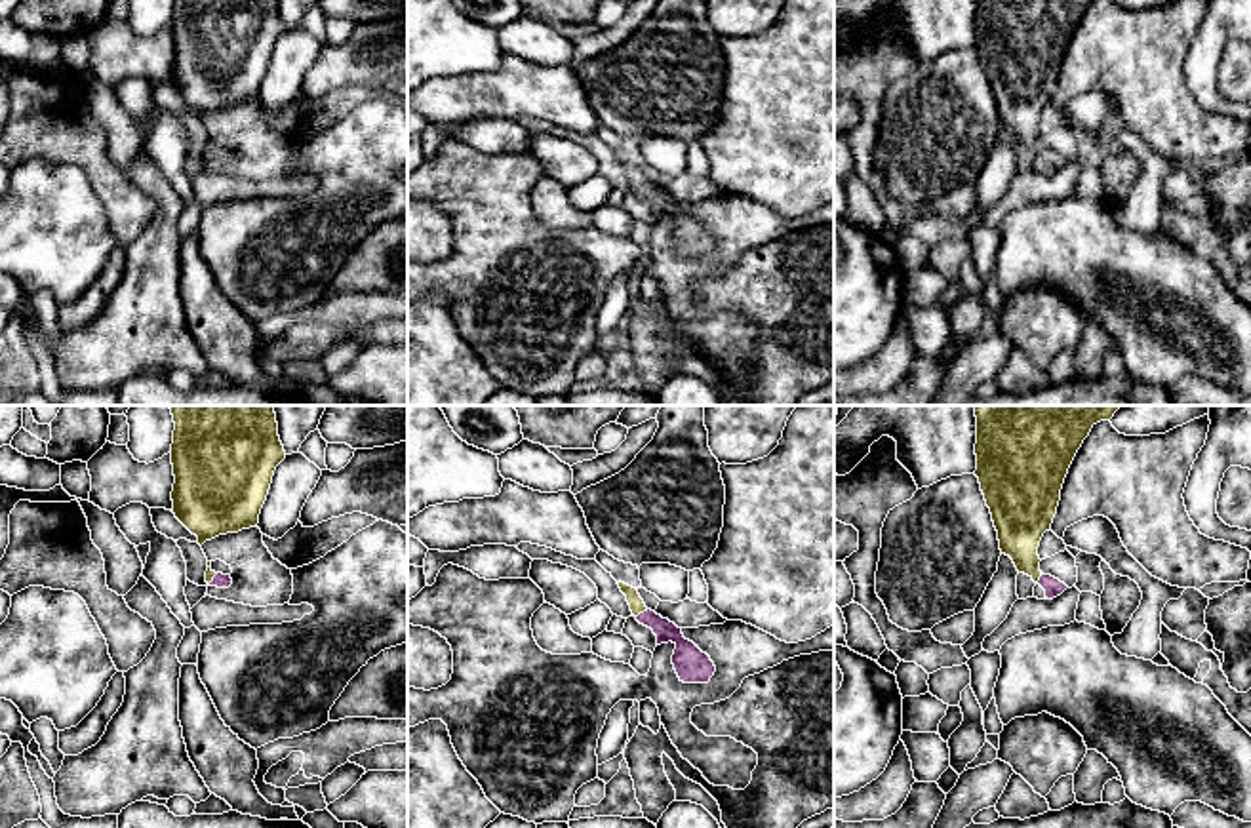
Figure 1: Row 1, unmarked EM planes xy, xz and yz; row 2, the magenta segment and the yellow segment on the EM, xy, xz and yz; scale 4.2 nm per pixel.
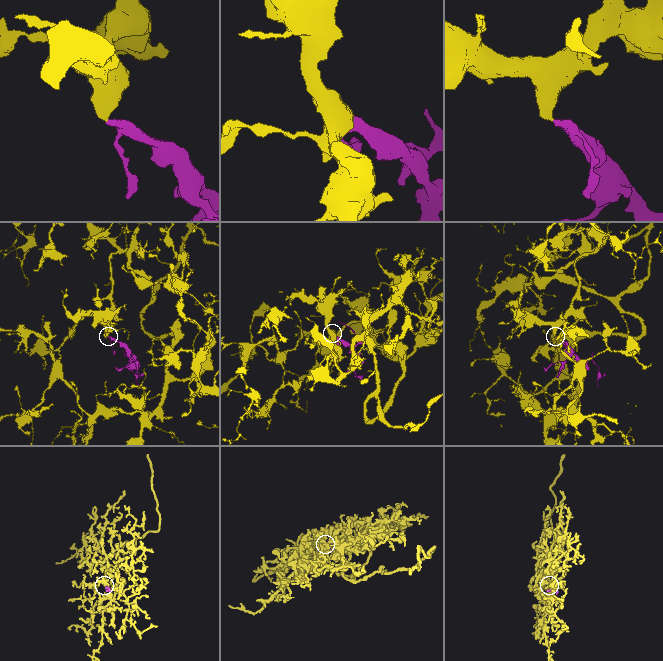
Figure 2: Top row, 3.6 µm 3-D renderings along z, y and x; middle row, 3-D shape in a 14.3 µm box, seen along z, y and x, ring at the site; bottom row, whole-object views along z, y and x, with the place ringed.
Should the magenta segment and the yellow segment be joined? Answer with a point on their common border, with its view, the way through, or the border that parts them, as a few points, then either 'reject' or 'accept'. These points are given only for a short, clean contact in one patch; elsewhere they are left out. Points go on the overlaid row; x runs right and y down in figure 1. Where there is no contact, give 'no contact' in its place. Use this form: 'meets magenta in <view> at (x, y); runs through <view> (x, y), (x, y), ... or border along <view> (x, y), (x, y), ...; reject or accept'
meets magenta in xz at (644, 611); runs through xz (686, 653), (682, 644), (644, 611), (636, 604); accept

